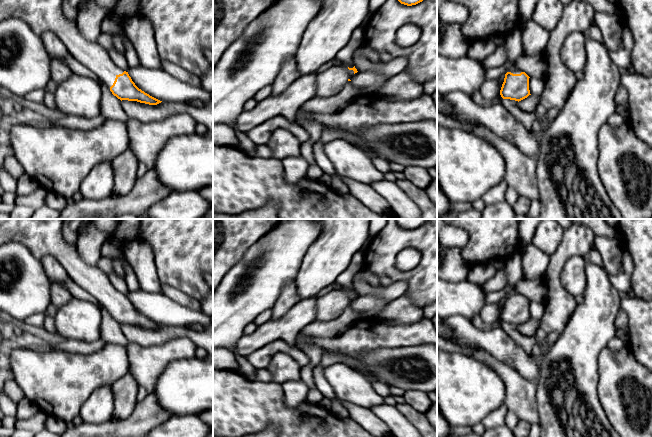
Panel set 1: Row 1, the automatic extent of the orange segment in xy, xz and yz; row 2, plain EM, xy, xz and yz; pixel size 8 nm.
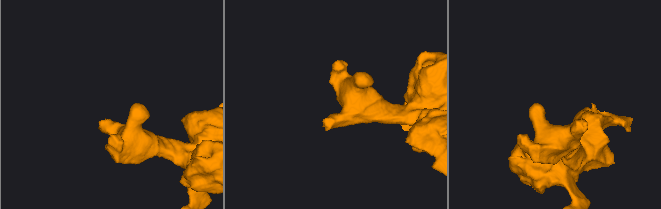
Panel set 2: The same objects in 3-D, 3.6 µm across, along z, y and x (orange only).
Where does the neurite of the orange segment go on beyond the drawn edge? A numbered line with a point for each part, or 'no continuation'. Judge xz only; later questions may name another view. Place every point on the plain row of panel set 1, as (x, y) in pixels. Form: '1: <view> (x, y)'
1: xz (329, 307)

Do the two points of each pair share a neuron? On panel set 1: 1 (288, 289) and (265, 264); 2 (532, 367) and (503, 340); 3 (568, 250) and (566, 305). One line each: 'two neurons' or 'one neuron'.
1: two neurons
2: one neuron
3: one neuron

